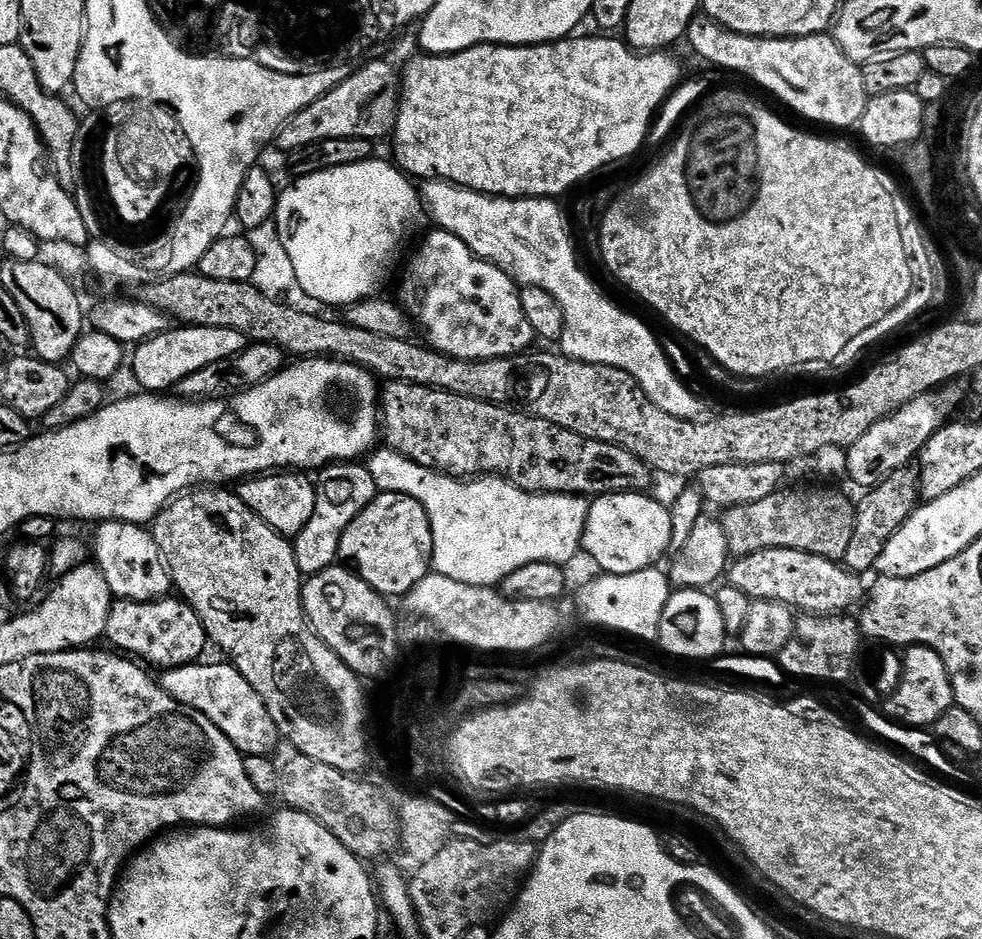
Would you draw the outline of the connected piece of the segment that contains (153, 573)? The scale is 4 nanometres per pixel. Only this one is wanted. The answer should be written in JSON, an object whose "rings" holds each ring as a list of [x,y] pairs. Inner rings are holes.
{"rings":[[[103,521],[97,528],[92,542],[94,562],[115,599],[150,602],[167,597],[173,591],[170,573],[149,529],[116,521]]]}

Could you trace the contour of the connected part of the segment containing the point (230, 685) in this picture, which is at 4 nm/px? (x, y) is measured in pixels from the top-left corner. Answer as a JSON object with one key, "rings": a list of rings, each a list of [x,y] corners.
{"rings":[[[197,662],[161,671],[158,683],[177,705],[208,718],[245,757],[271,757],[281,747],[282,739],[257,685],[244,678],[231,662],[204,663]]]}

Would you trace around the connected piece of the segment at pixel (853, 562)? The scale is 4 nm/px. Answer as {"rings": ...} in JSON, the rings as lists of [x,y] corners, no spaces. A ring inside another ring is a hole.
{"rings":[[[908,470],[894,472],[890,476],[885,476],[876,487],[867,489],[863,493],[861,500],[855,501],[856,521],[854,522],[854,532],[850,538],[850,546],[846,546],[846,554],[842,561],[843,567],[855,574],[865,574],[872,572],[876,567],[878,558],[890,542],[894,535],[906,522],[906,518],[912,515],[914,503],[918,496],[918,480],[912,476]]]}

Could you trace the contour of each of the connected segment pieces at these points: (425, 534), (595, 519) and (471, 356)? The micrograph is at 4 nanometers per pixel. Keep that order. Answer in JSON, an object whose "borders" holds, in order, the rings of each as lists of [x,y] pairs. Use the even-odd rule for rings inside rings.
{"borders":[[[[381,492],[346,526],[341,536],[339,559],[345,565],[351,566],[356,575],[381,596],[404,598],[415,584],[430,572],[431,546],[431,526],[428,525],[428,516],[423,506],[414,498],[403,496],[402,493]]],[[[643,491],[610,492],[603,496],[595,497],[589,503],[588,516],[584,520],[584,535],[582,548],[592,555],[592,560],[597,564],[601,573],[614,575],[634,574],[635,571],[646,570],[657,563],[660,555],[669,551],[669,509],[660,505],[658,501],[644,496]]],[[[437,227],[408,260],[400,280],[399,303],[413,321],[420,323],[427,347],[451,360],[507,360],[529,351],[534,333],[522,310],[518,284],[498,265],[482,260],[446,229]]]]}

